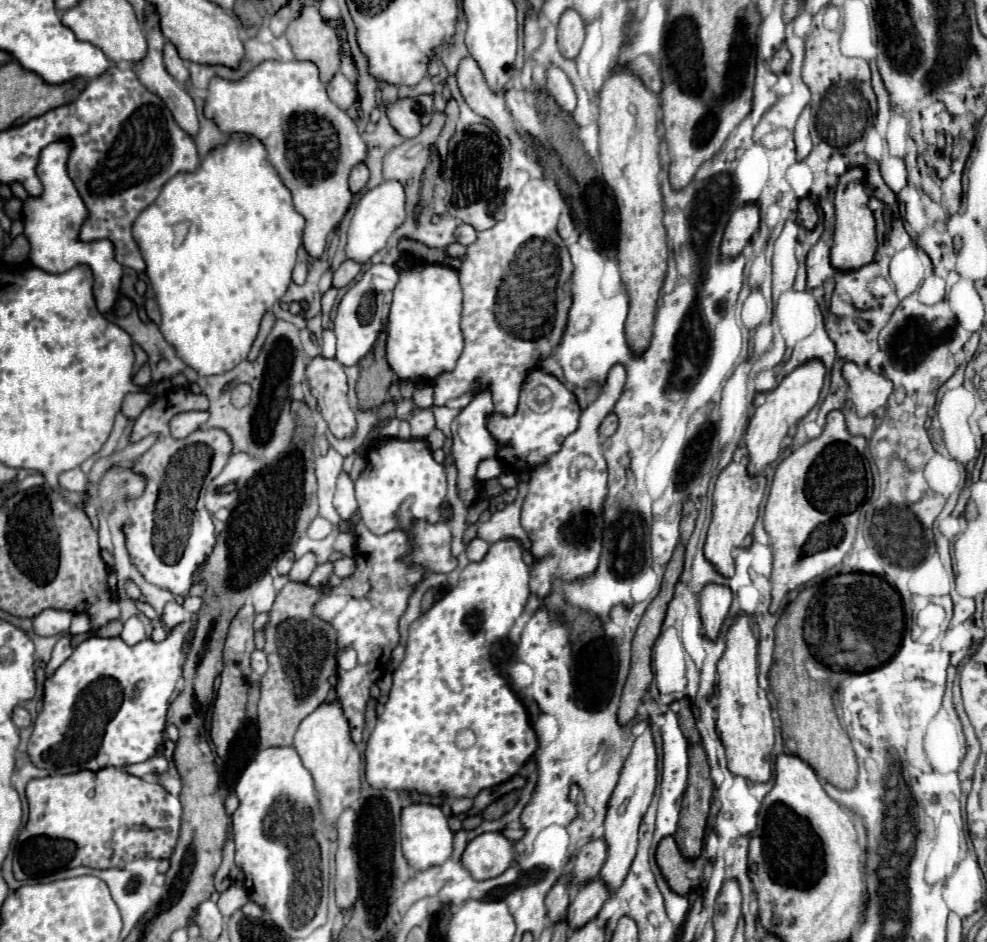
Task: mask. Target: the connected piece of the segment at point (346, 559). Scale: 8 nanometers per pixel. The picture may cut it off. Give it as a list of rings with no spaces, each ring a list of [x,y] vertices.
[[[342,556],[342,558],[334,560],[332,564],[334,564],[334,574],[340,578],[346,578],[354,572],[354,560],[350,556]]]

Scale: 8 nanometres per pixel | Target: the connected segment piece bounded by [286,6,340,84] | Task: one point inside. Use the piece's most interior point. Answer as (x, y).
(311, 38)

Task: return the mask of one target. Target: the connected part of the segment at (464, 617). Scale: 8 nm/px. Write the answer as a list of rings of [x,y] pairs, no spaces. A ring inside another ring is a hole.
[[[514,538],[498,540],[490,544],[482,562],[470,562],[462,570],[456,588],[410,624],[406,656],[394,670],[390,698],[366,744],[364,778],[372,788],[412,788],[428,796],[444,794],[446,798],[476,798],[480,790],[510,780],[524,762],[532,758],[538,742],[528,710],[490,662],[492,644],[508,636],[528,602],[528,580],[530,574],[522,560],[522,544]],[[464,732],[472,734],[474,740],[460,740],[464,738]]]

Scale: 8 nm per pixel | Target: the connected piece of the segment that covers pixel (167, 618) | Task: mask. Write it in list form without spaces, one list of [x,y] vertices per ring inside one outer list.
[[[170,602],[166,608],[164,608],[164,614],[162,614],[162,620],[168,628],[176,628],[180,622],[186,622],[190,616],[184,612],[184,608],[176,602]]]

